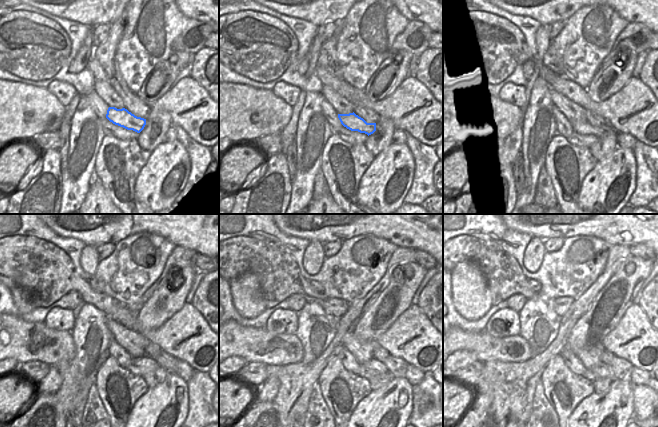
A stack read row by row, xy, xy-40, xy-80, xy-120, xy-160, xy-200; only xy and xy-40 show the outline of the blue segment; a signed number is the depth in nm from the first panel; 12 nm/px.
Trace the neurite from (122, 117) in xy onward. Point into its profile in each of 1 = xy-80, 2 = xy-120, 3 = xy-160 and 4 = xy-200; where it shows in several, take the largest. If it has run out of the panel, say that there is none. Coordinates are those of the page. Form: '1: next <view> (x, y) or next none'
1: next xy-80 (580, 127)
2: next xy-120 (164, 360)
3: next xy-160 (397, 367)
4: next xy-200 (622, 368)

